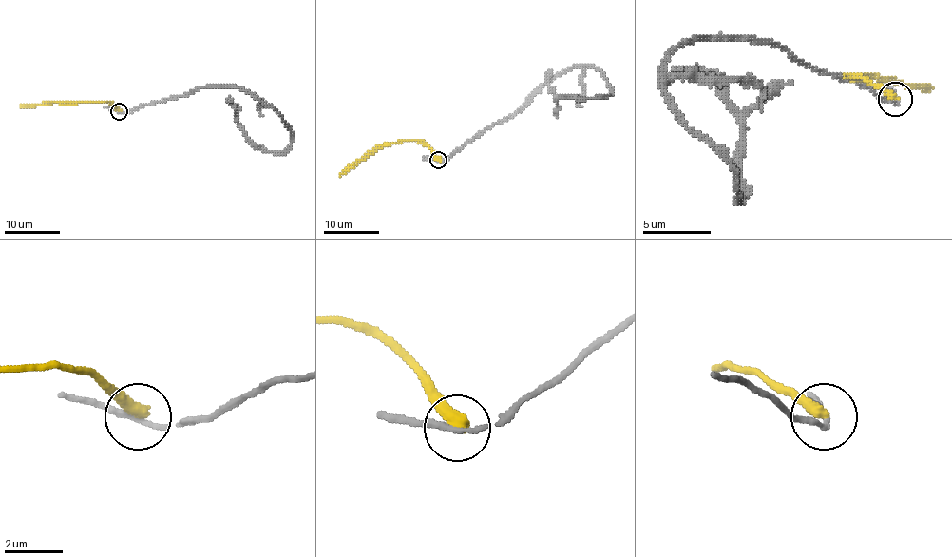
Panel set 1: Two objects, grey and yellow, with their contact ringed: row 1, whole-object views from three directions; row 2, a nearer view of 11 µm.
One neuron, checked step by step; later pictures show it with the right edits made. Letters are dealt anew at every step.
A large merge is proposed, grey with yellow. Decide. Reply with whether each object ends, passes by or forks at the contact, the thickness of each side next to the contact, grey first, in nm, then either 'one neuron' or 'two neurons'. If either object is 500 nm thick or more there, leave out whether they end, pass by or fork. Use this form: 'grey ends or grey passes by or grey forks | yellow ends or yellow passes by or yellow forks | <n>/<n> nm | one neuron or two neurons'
grey passes by | yellow ends | 170/440 nm | two neurons

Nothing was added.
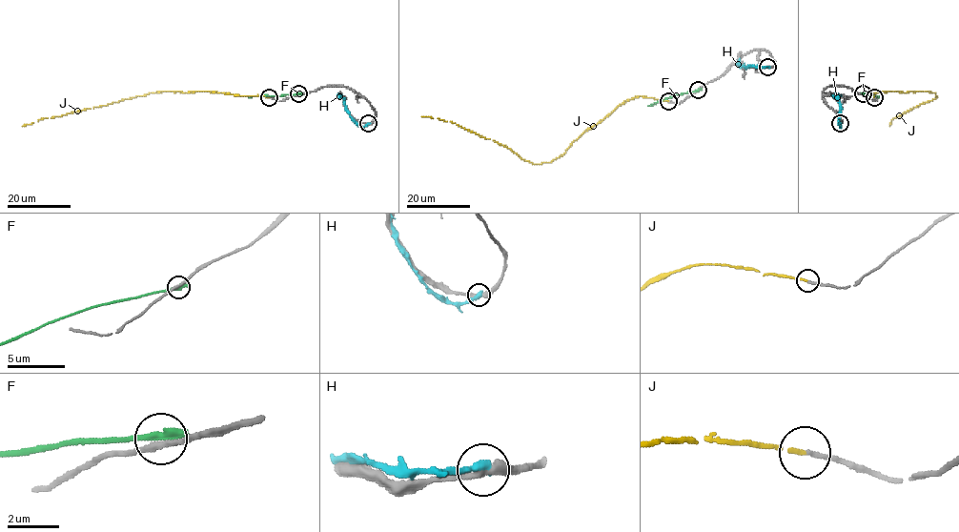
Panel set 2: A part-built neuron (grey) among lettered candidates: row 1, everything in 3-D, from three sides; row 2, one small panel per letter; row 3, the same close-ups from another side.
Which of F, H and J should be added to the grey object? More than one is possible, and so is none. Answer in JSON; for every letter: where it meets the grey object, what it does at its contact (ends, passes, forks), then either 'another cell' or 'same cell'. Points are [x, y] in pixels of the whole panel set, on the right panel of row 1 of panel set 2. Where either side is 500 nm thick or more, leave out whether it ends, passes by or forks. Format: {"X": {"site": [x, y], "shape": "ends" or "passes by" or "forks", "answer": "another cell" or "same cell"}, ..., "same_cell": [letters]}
{"F": {"site": [863, 93], "shape": "ends", "answer": "another cell"}, "H": {"site": [840, 123], "shape": "ends", "answer": "another cell"}, "J": {"site": [874, 97], "shape": "ends", "answer": "same cell"}, "same_cell": ["J"]}

